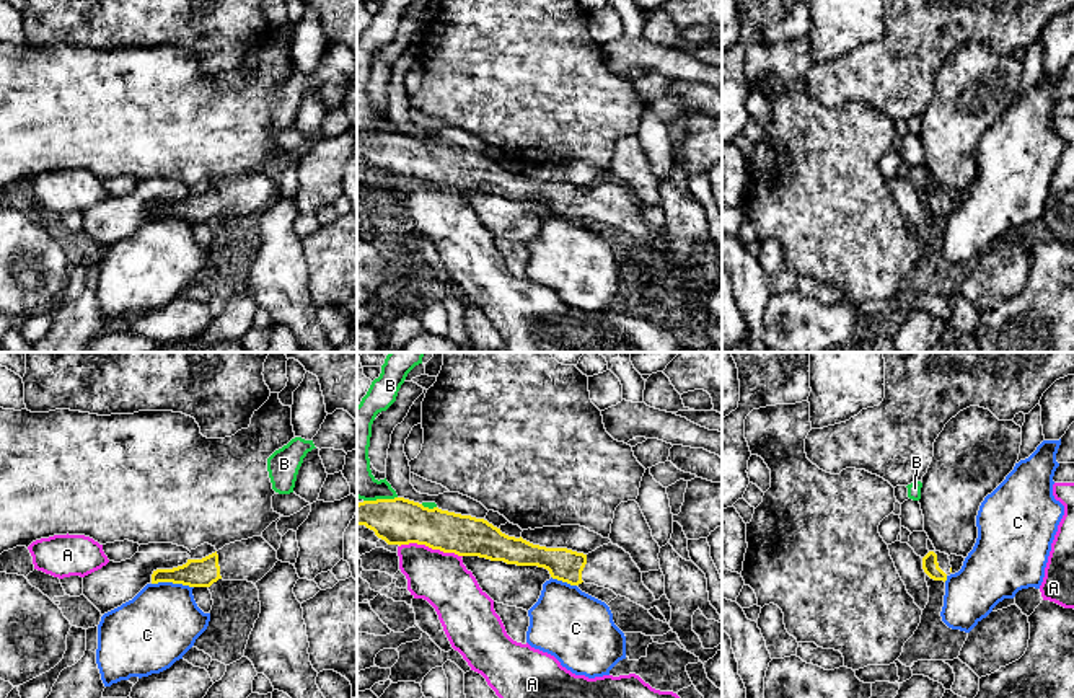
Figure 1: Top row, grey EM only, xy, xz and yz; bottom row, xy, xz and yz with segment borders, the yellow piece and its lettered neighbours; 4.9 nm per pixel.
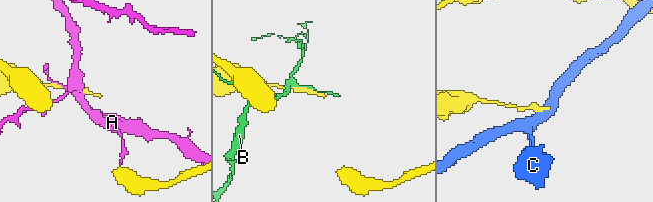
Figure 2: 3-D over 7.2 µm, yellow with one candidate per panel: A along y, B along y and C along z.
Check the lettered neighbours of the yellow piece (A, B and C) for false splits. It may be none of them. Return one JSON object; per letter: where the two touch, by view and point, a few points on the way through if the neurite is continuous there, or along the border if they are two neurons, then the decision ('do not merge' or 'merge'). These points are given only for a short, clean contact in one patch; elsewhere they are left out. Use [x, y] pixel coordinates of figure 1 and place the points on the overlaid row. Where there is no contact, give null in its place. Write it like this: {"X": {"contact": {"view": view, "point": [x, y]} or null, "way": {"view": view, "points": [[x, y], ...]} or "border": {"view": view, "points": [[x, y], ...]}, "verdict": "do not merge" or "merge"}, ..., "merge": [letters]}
{"A": {"contact": {"view": "xz", "point": [431, 547]}, "verdict": "do not merge"}, "B": {"contact": {"view": "xz", "point": [380, 499]}, "verdict": "do not merge"}, "C": {"contact": {"view": "xy", "point": [173, 583]}, "verdict": "do not merge"}, "merge": []}

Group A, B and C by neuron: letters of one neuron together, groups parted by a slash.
A / B / C

